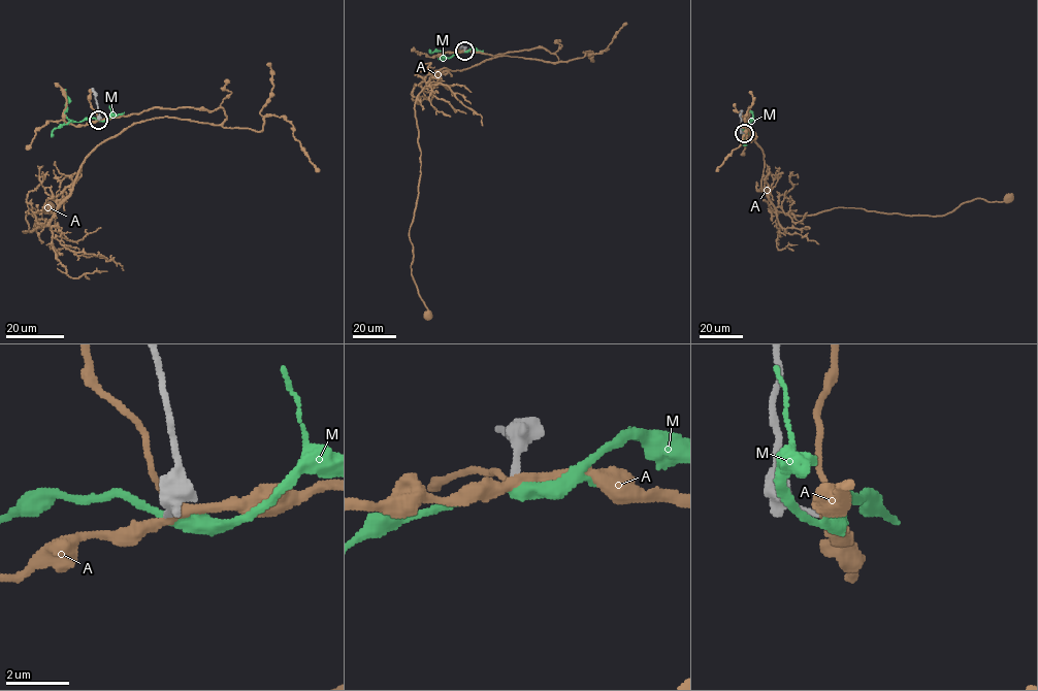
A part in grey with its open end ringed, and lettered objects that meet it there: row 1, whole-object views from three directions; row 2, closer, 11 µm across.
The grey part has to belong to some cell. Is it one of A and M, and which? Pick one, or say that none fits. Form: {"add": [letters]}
{"add": ["M"]}

